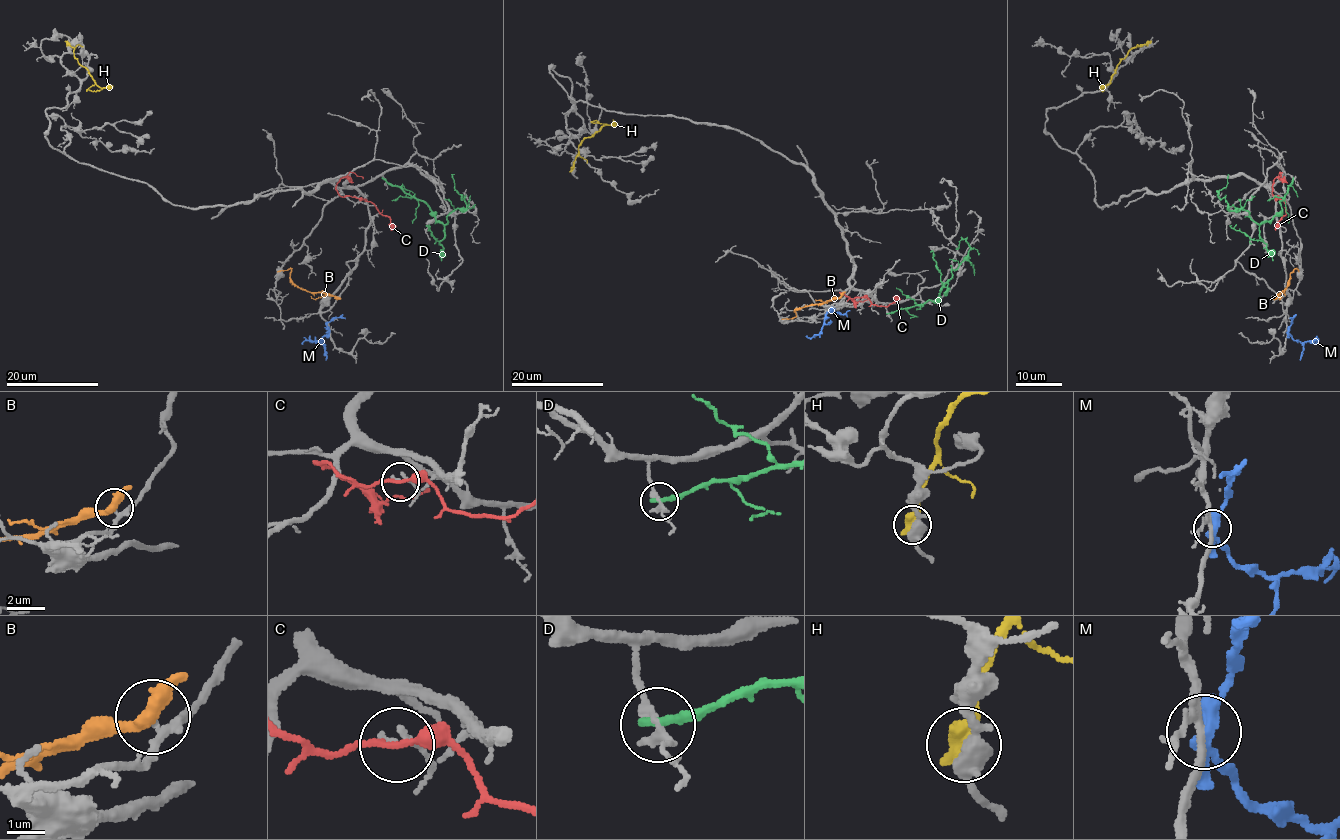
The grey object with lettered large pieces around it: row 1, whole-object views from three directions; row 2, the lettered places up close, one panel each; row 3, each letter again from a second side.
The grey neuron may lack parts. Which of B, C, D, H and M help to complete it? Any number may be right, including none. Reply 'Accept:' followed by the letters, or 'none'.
Accept: none

